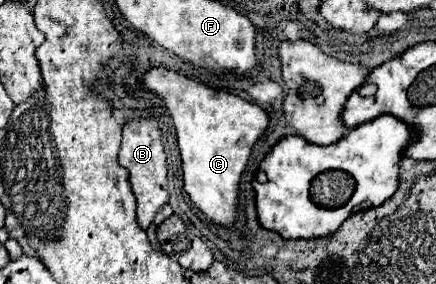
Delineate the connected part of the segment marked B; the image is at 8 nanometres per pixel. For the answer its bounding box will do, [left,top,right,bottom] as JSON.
[119,117,169,229]

